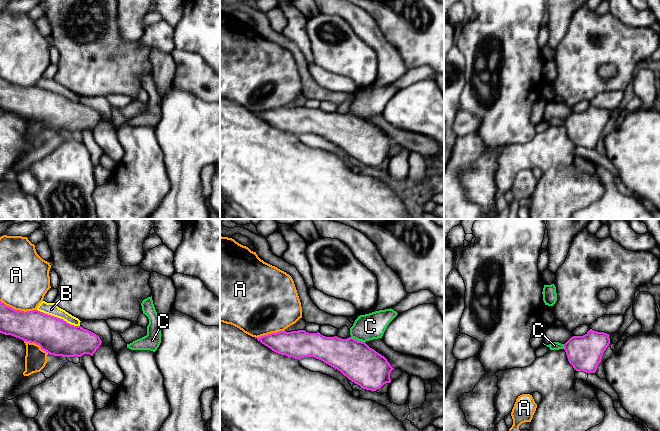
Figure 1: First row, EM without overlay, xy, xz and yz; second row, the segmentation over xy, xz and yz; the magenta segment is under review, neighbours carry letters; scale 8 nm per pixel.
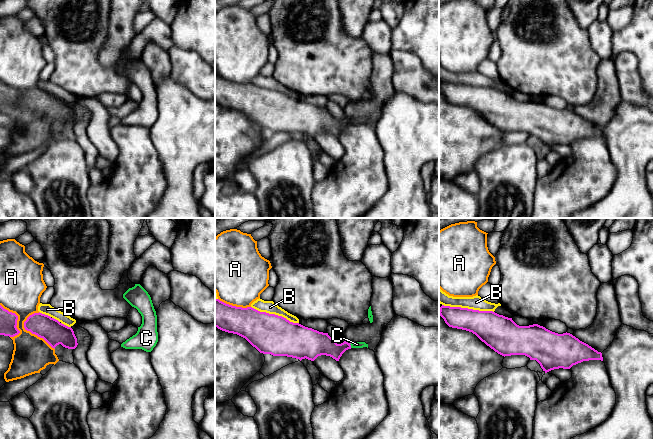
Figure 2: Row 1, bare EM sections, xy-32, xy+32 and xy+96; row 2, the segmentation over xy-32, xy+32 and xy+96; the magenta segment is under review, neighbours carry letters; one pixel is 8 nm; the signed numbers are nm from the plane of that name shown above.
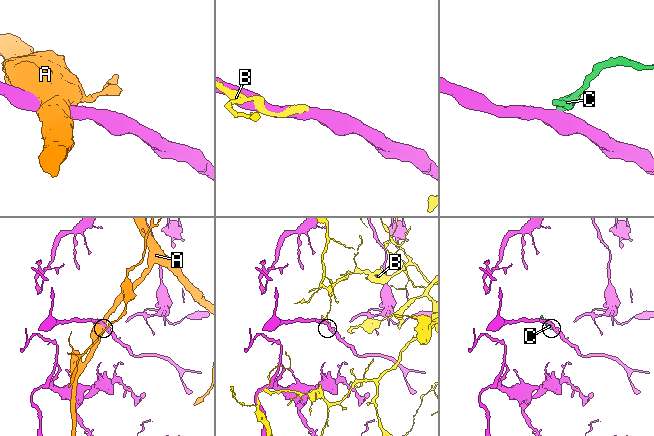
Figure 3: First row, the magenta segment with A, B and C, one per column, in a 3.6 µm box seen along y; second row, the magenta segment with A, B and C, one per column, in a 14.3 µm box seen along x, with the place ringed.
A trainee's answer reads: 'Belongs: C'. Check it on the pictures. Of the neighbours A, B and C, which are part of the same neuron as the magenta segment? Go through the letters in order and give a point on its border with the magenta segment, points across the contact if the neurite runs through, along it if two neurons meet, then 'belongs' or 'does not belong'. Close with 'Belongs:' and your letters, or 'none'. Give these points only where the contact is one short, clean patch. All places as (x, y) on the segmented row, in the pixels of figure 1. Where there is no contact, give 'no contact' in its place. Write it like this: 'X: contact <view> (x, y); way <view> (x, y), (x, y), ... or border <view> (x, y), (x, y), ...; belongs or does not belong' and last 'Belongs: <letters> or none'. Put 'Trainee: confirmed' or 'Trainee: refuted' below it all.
A: contact xy (18, 310); does not belong
B: contact xy (58, 318); does not belong
C: contact xz (357, 340); border xz (351, 336), (364, 342); does not belong
Belongs: none
Trainee: refuted

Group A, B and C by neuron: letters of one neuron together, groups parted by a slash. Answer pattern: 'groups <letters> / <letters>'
groups A / B / C

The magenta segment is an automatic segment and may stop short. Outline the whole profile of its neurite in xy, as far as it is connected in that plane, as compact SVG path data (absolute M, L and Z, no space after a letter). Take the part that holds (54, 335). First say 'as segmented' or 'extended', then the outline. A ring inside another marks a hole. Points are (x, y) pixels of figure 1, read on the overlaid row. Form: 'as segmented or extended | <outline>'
as segmented | M0 301L0 333L35 343L50 355L93 356L102 341L95 333L38 310L20 311Z

